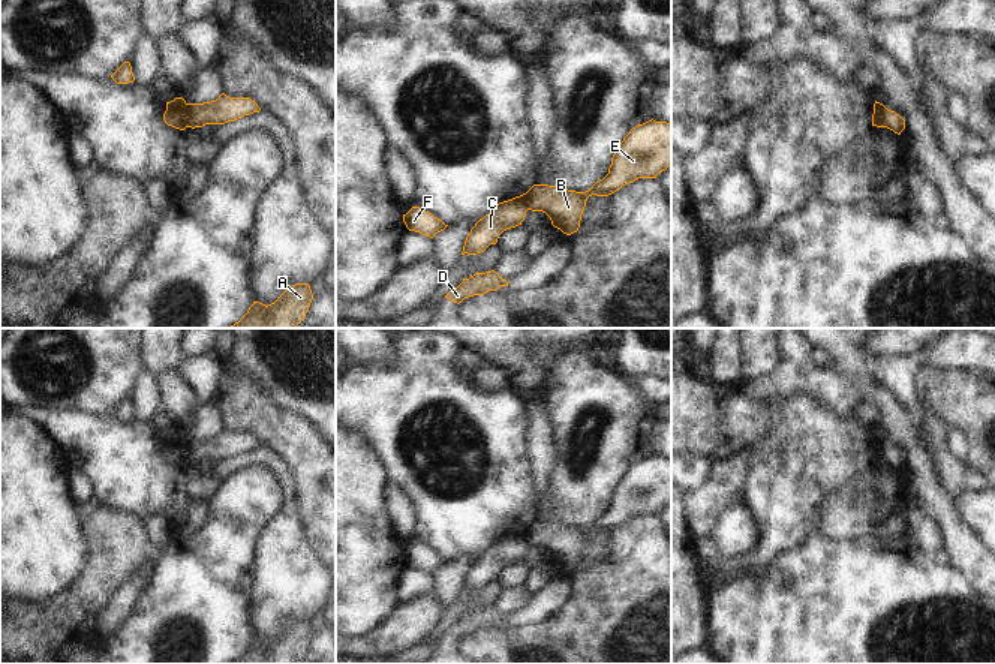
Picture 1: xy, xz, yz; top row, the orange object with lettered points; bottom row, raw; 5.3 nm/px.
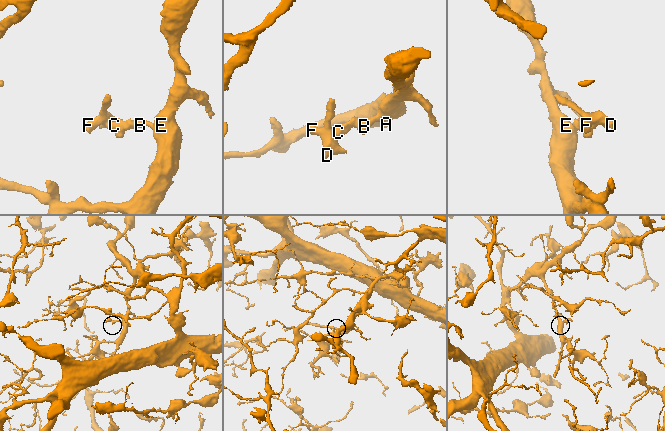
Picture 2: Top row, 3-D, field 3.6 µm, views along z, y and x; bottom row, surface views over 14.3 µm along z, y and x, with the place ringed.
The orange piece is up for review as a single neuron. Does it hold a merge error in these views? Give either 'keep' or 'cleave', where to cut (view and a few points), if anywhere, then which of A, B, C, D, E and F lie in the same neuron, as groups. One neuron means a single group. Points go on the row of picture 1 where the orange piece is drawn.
cleave | xy (185, 104), (186, 126) | A B E / C D F

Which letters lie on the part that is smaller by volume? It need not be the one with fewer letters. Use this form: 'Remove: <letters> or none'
Remove: C, D, F

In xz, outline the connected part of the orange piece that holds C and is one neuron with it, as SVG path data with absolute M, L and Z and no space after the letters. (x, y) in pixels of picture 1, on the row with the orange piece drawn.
M521 196L499 202L489 214L480 219L466 237L462 255L477 255L490 244L496 244L499 235L521 225L527 208Z

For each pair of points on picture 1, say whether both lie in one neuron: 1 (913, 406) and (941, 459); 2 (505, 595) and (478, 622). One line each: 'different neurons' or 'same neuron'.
1: different neurons
2: different neurons

